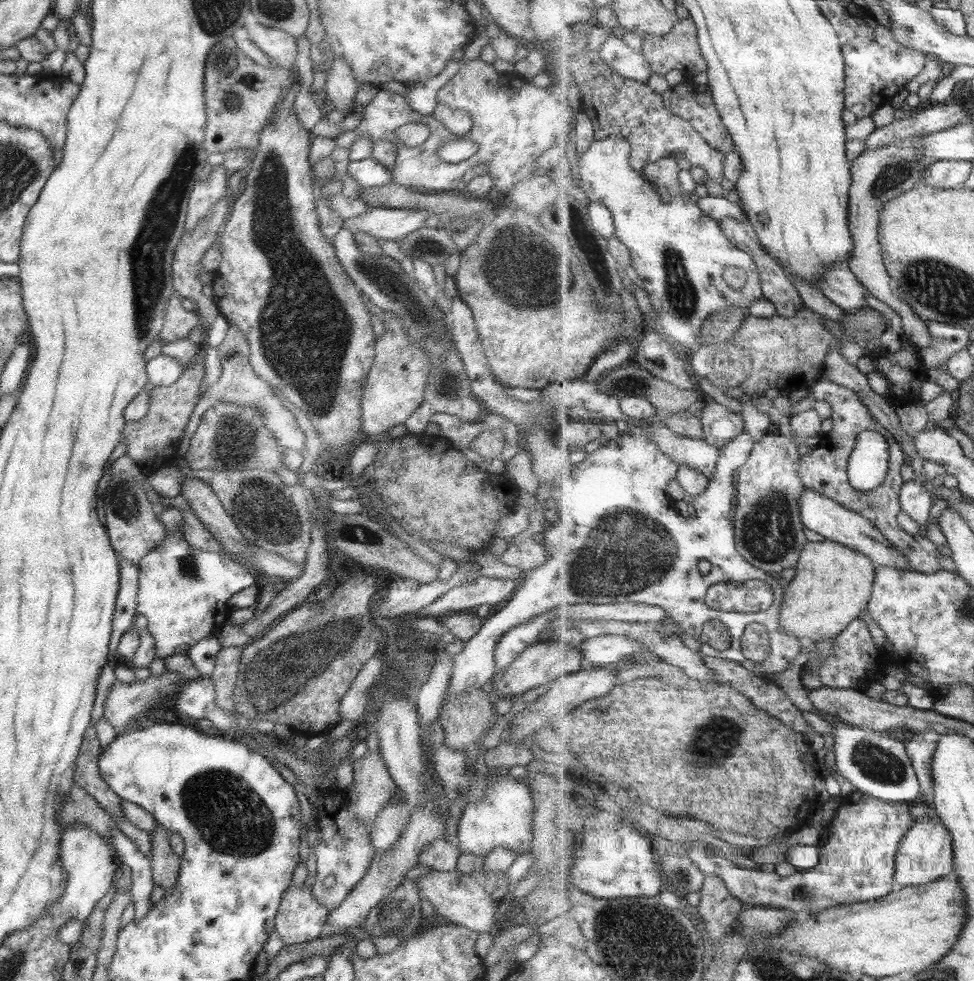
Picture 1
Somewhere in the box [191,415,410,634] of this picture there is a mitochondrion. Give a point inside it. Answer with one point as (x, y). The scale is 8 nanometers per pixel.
(260, 508)

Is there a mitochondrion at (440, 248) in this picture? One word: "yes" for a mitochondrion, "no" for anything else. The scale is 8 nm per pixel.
yes

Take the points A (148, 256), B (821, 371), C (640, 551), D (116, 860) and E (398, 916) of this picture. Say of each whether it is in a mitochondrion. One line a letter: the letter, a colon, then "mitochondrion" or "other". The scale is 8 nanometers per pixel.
A: mitochondrion
B: other
C: mitochondrion
D: other
E: mitochondrion

